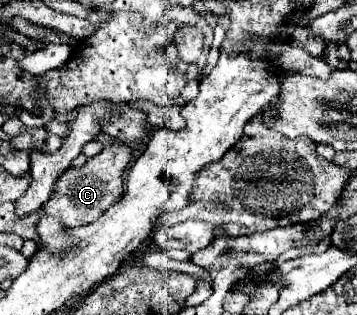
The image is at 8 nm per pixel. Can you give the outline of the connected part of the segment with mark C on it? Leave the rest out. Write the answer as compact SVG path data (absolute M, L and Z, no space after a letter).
M98 134L96 140L104 144L104 150L94 158L90 158L82 168L66 170L58 180L52 198L42 206L42 210L64 220L64 224L70 228L98 220L104 214L104 210L108 210L108 206L116 204L122 198L122 192L124 192L122 174L126 164L130 162L130 148L106 134Z

